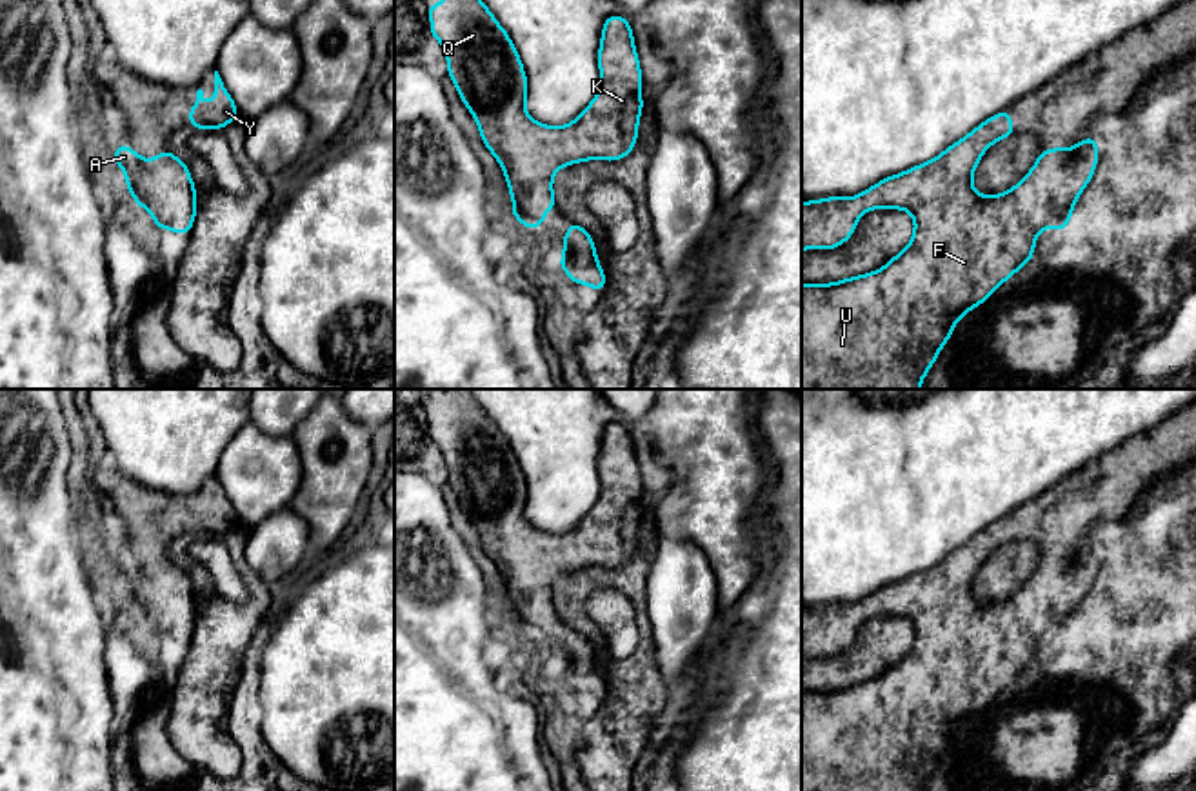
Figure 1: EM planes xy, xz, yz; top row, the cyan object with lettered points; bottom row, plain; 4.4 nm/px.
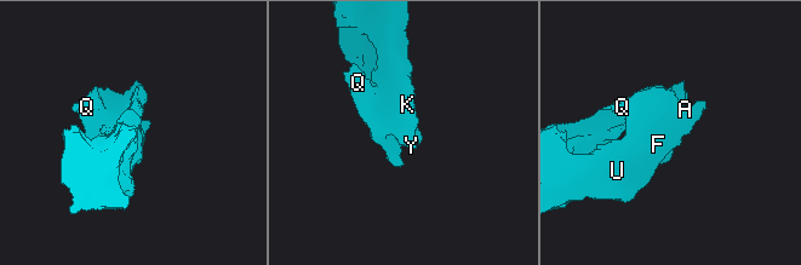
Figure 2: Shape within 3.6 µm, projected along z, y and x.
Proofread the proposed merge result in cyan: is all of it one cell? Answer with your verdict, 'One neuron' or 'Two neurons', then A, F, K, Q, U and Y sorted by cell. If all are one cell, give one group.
One neuron. Groups: A F K Q U Y

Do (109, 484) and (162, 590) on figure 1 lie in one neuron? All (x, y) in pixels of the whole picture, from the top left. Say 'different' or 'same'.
same

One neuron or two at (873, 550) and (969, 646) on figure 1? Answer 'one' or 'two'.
two

